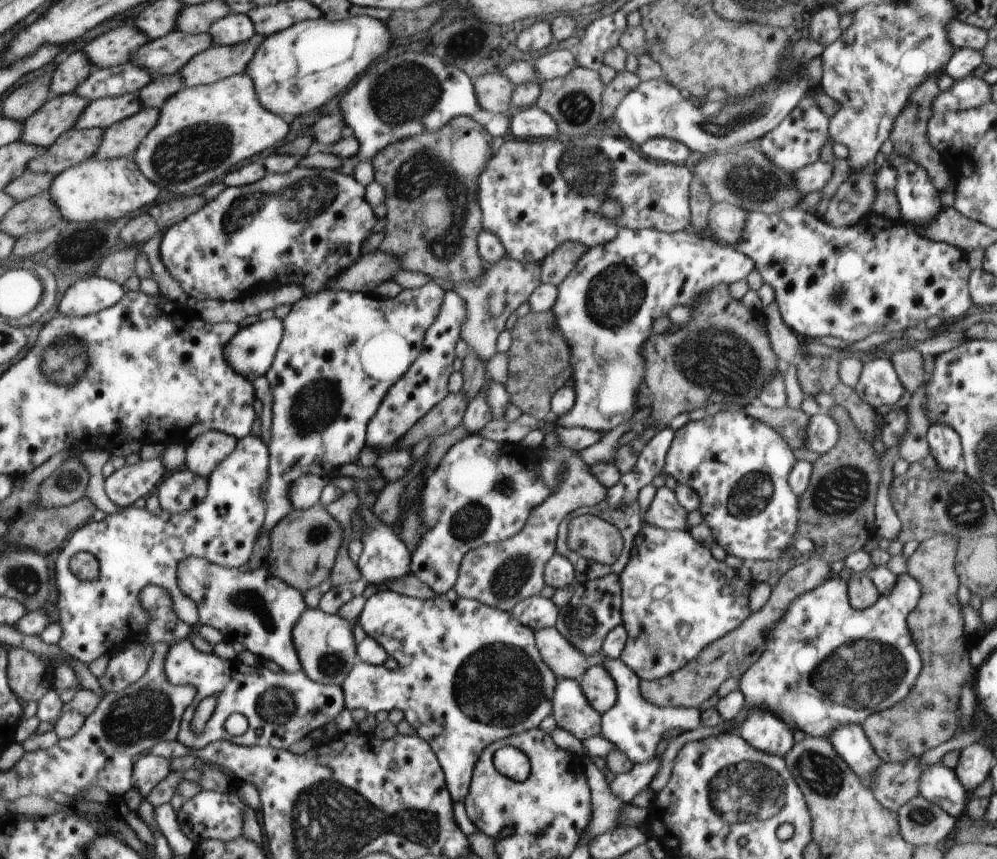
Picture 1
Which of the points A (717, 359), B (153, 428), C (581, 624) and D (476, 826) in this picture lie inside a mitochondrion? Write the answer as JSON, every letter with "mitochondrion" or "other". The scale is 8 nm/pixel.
{"A":"mitochondrion","B":"other","C":"mitochondrion","D":"other"}

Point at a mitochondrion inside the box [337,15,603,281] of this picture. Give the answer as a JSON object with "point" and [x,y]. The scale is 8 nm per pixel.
{"point":[425,169]}

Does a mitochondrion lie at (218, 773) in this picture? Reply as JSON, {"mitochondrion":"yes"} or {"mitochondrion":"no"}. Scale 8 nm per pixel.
{"mitochondrion":"no"}

